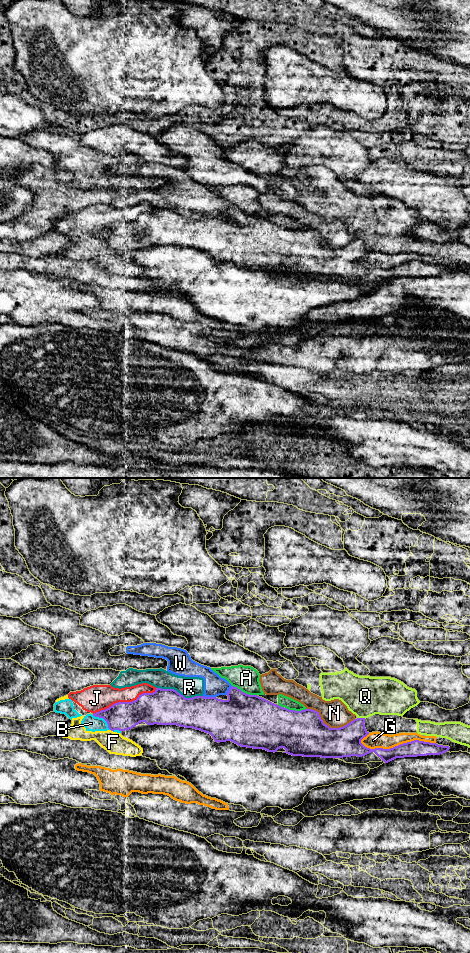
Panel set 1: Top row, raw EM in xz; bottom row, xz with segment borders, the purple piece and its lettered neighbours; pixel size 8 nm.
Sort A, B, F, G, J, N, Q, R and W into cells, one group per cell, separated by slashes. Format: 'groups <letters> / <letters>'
groups A / B F J / G / N / Q / R W

